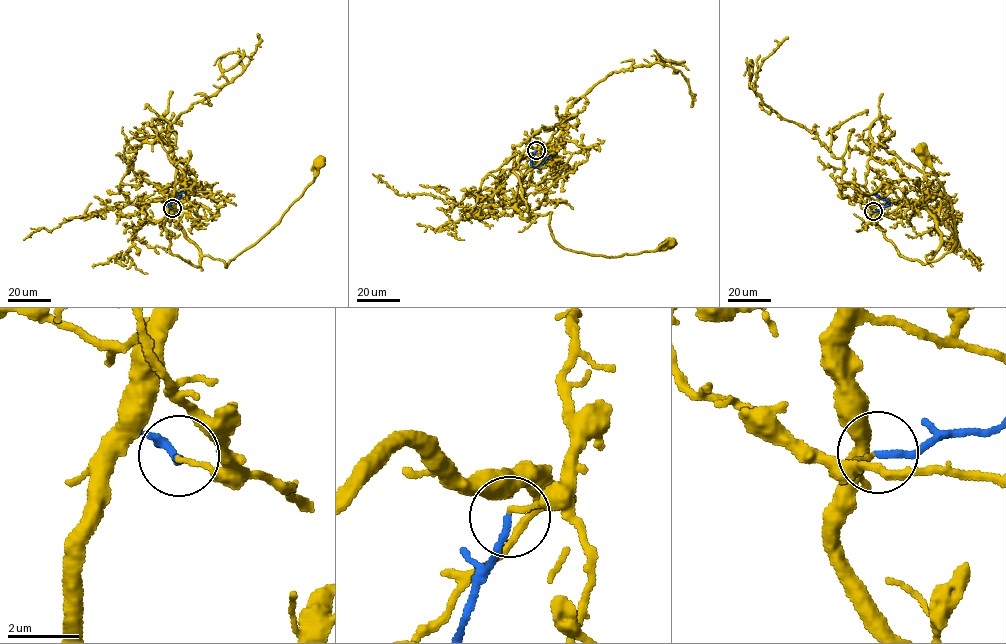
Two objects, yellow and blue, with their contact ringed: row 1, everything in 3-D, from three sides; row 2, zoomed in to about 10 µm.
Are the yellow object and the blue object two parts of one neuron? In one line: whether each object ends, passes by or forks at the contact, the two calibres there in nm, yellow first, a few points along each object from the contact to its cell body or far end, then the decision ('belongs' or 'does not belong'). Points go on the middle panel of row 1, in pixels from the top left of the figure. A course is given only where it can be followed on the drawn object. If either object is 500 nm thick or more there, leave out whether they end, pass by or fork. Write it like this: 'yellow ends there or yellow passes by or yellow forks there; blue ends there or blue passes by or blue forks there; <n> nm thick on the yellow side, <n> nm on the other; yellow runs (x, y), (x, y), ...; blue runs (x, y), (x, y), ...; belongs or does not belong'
yellow passes by; blue ends there; 70 nm thick on the yellow side, 190 nm on the other; yellow runs (536, 150), (539, 162), (516, 207), (528, 220), (551, 212), (553, 238), (565, 248), (619, 257), (670, 242); blue runs (536, 150), (531, 162), (533, 167), (551, 155); does not belong

